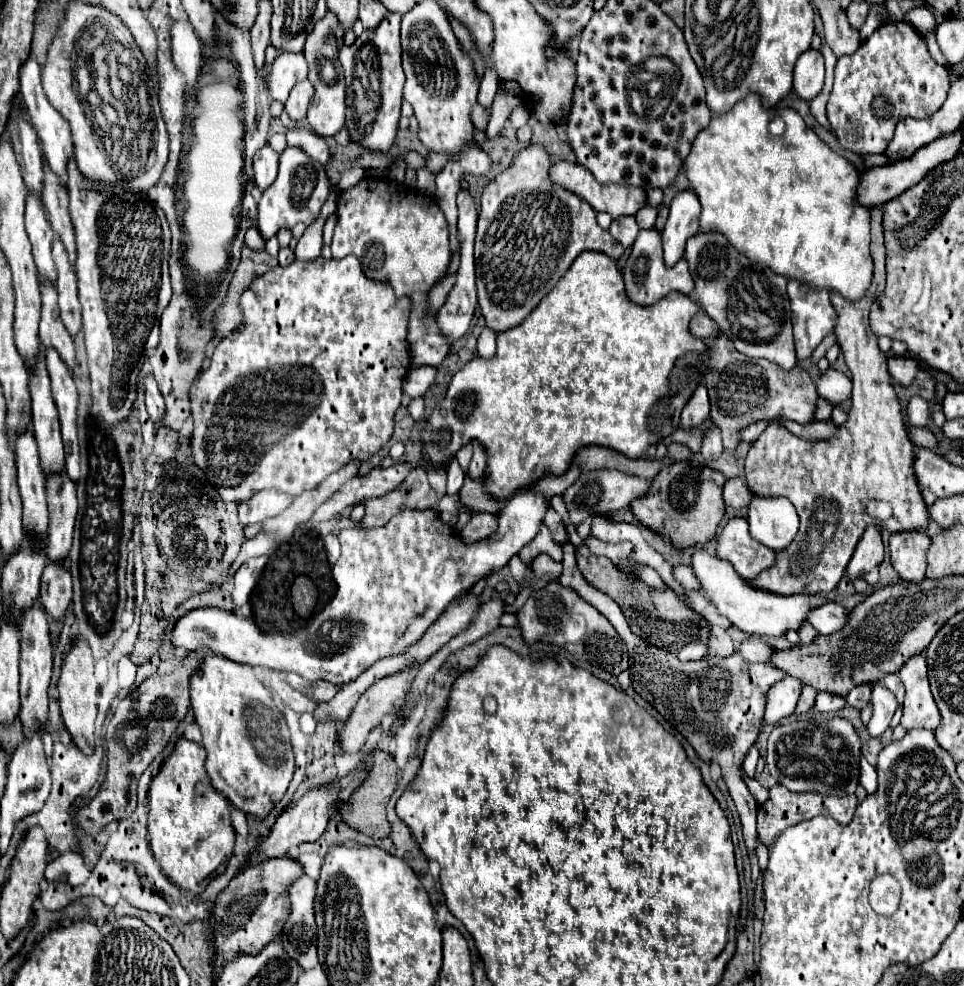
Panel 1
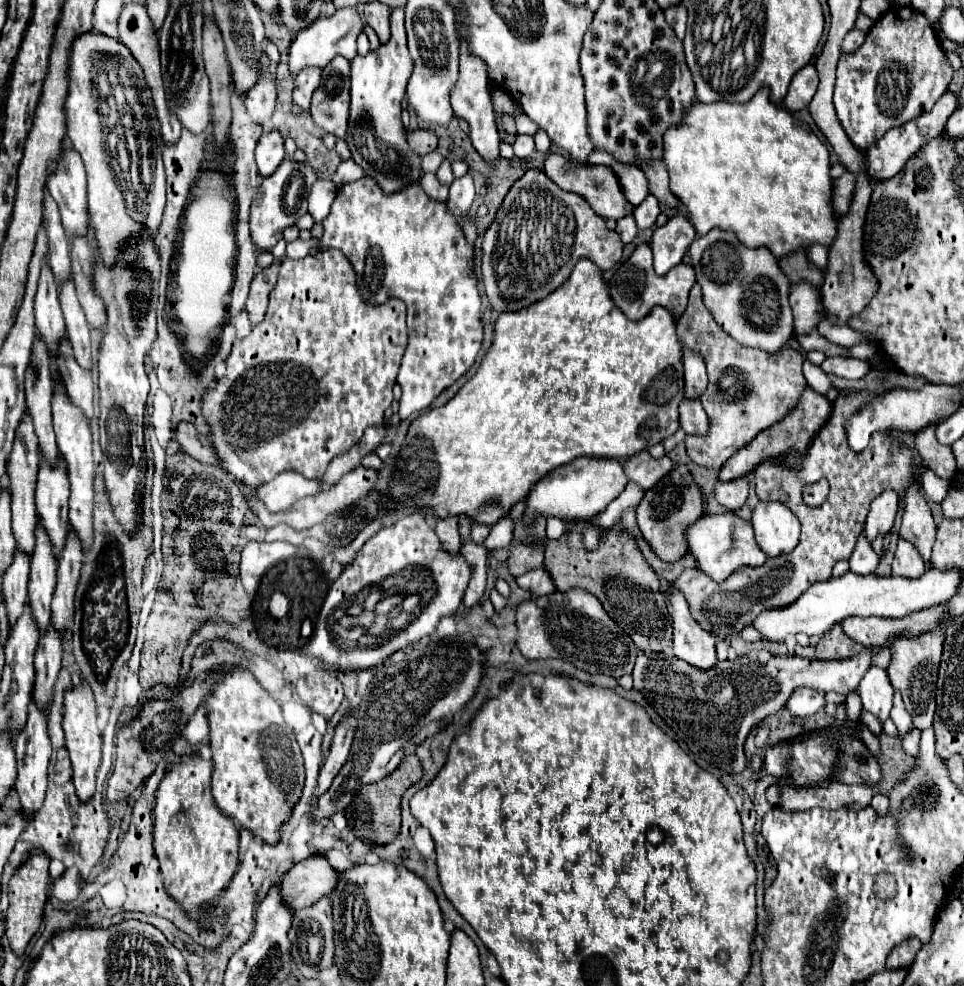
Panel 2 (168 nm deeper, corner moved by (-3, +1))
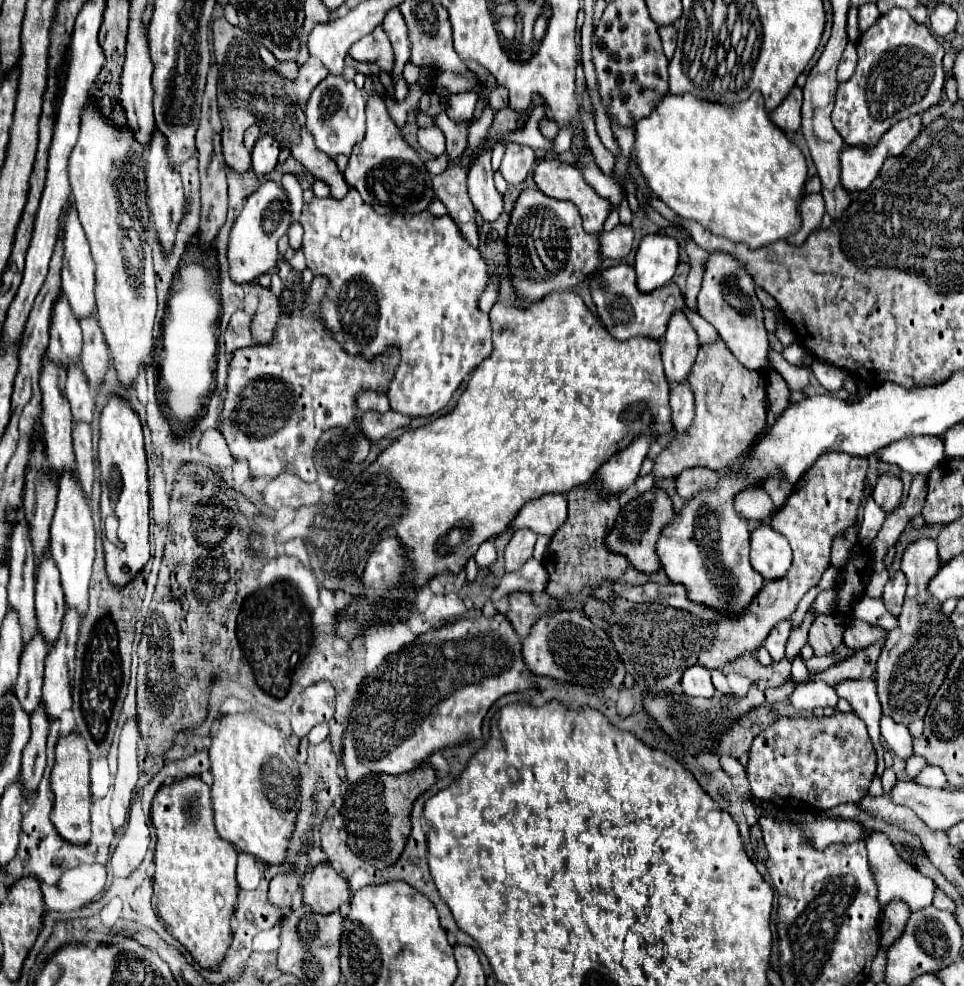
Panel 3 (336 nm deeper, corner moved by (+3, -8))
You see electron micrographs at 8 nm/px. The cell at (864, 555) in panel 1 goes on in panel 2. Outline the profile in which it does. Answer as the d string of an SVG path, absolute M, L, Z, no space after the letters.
M882 492L874 502L870 504L870 512L864 524L864 536L868 542L874 542L874 538L886 538L892 524L894 516L898 512L898 496L896 492Z

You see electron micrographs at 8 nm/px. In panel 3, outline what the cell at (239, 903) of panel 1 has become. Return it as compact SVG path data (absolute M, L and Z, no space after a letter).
M320 863L312 869L302 889L304 889L304 903L322 915L338 911L340 905L350 903L352 897L346 877L336 873L326 863Z

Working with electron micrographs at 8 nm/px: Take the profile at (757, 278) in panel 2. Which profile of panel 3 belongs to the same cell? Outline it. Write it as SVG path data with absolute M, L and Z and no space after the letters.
M710 253L710 261L706 265L706 273L702 279L702 289L698 293L698 315L702 315L714 329L720 333L722 341L736 355L736 359L748 367L768 373L768 337L764 329L762 303L754 293L754 279L738 265L732 255L726 253Z

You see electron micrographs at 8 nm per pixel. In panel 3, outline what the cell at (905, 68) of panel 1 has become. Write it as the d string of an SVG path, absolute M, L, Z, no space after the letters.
M890 9L878 17L878 21L858 39L856 43L858 51L858 63L854 75L838 87L836 93L836 105L832 111L832 123L846 145L870 149L874 147L880 137L898 121L908 119L910 115L924 113L928 107L942 101L944 93L944 45L938 41L928 25L916 23L908 11L904 9Z

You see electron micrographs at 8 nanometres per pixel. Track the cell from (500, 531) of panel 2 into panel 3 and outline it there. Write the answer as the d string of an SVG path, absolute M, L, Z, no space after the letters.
M546 493L534 501L528 501L522 511L516 515L514 523L510 525L512 529L528 527L534 533L544 533L552 537L568 519L568 509L566 509L566 495L560 493Z

